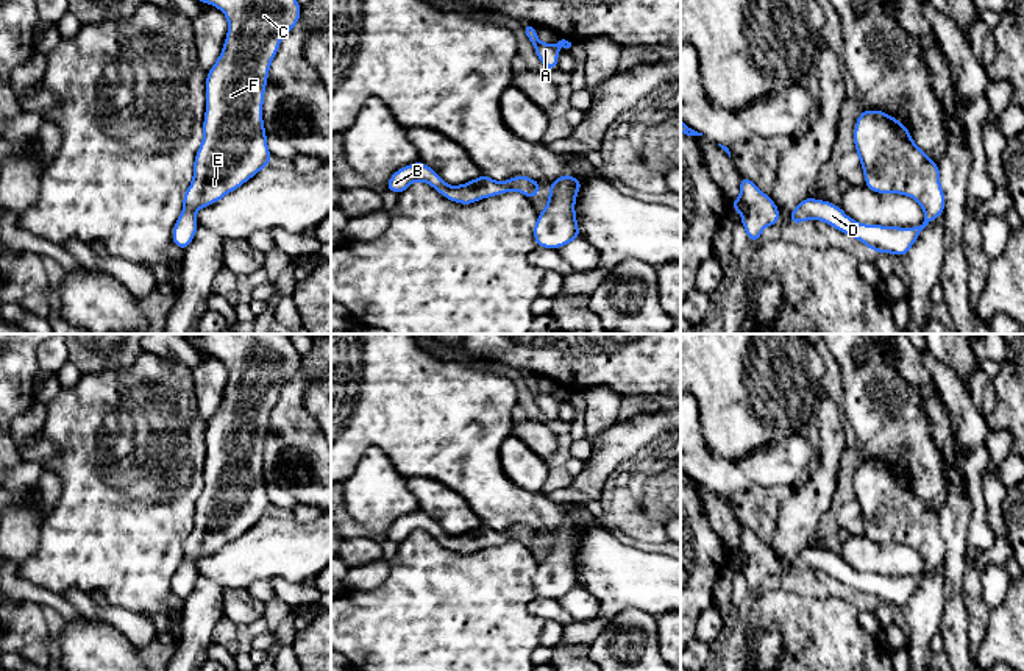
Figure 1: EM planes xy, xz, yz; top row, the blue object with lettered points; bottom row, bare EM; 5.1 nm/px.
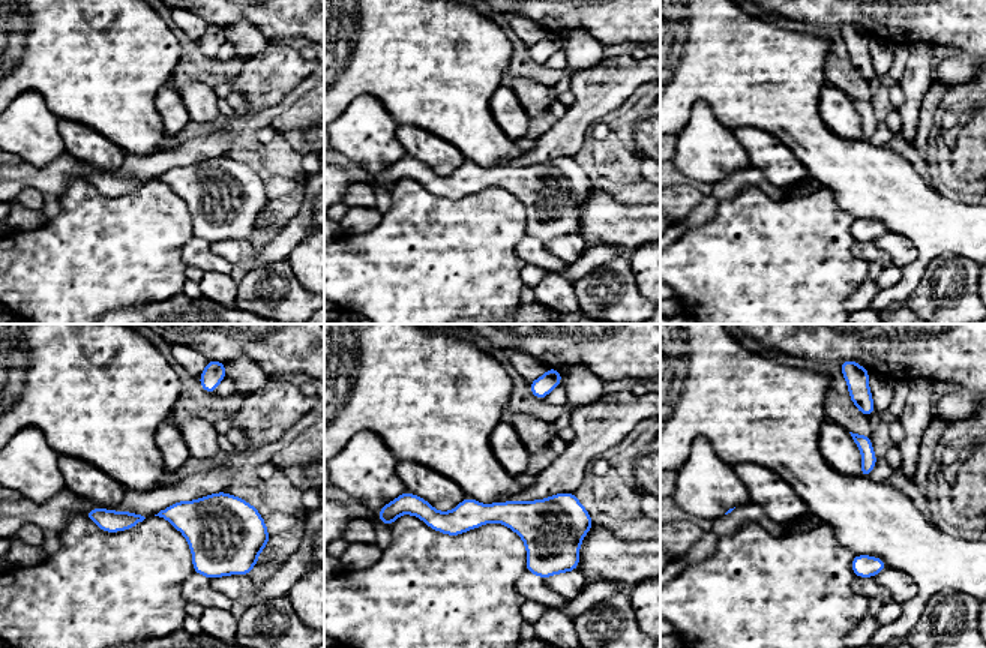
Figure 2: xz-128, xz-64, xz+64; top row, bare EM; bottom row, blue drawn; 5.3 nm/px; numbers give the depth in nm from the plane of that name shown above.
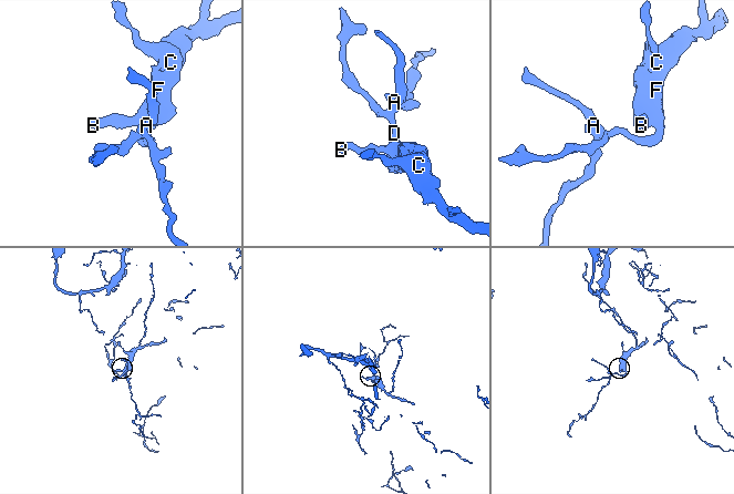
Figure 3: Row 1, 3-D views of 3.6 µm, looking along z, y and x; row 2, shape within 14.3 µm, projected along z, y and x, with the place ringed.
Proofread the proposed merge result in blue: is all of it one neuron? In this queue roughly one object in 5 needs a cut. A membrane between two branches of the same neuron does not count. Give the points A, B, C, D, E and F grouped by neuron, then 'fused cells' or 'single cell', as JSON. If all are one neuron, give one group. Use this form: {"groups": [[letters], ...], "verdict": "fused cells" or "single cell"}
{"groups": [["A", "B", "C", "D", "E", "F"]], "verdict": "single cell"}

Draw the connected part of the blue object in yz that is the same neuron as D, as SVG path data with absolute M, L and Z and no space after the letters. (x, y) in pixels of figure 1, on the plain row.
M879 459L859 463L854 495L863 517L865 535L876 543L899 543L916 549L924 560L924 571L913 577L865 574L848 566L841 556L812 546L805 546L787 570L793 574L821 570L863 591L871 601L904 607L921 580L944 563L940 515L913 492L899 468Z

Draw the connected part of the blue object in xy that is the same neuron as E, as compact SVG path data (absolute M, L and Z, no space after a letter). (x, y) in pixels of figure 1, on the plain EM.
M181 334L200 353L219 357L228 368L220 406L206 423L204 485L194 510L194 527L183 546L183 562L173 579L173 593L184 601L198 579L195 562L239 538L272 509L262 454L268 420L279 393L298 375L301 356L290 334Z

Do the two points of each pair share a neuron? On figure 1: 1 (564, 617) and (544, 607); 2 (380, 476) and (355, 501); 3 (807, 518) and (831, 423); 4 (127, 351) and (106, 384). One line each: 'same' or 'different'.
1: same
2: same
3: same
4: different

